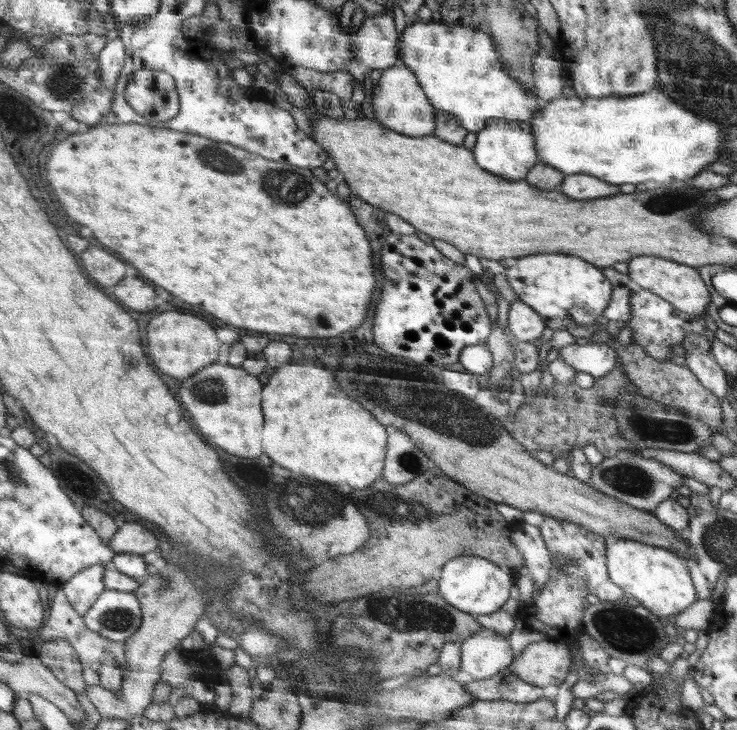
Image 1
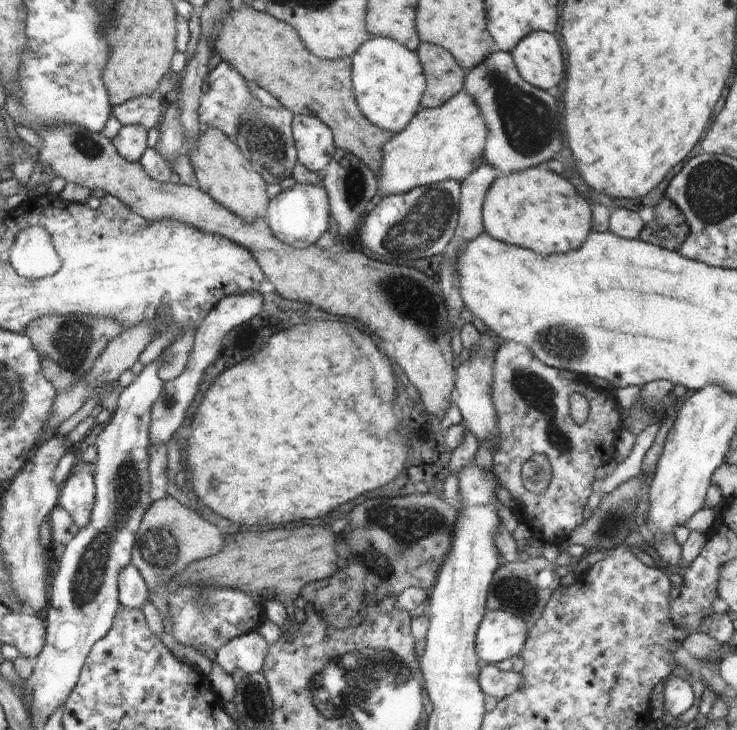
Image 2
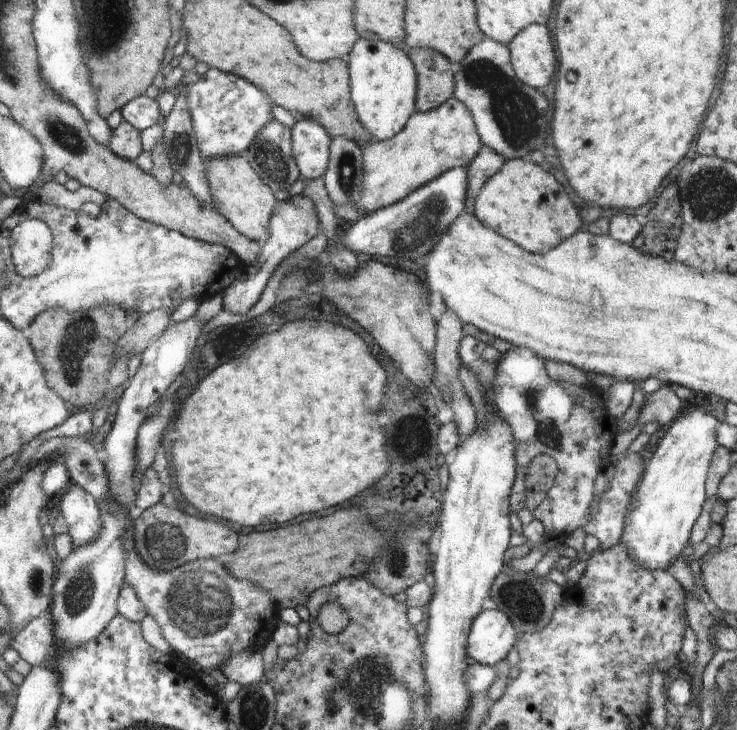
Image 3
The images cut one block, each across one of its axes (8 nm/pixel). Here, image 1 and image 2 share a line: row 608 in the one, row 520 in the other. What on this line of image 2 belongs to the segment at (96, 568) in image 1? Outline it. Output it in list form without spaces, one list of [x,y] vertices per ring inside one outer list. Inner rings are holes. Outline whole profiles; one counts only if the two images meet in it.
[[[80,459],[76,462],[74,470],[67,470],[60,506],[71,513],[81,529],[88,524],[95,506],[94,467],[92,463]]]

